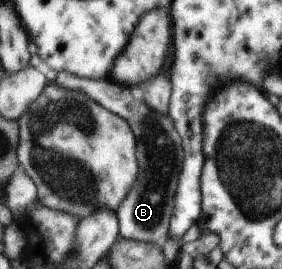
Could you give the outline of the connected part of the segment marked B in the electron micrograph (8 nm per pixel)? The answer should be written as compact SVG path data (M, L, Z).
M60 71L56 73L54 85L62 87L66 91L82 93L84 97L92 99L94 103L102 105L104 109L126 121L136 141L134 155L136 155L138 173L136 173L134 185L130 187L130 191L126 193L126 197L122 199L122 203L116 209L115 215L119 224L118 237L156 245L163 243L166 238L166 231L168 231L168 221L172 215L174 187L178 181L178 173L183 159L181 141L169 120L169 116L160 115L160 113L148 109L143 101L137 101L130 95L129 88L122 87L111 79L84 79Z

